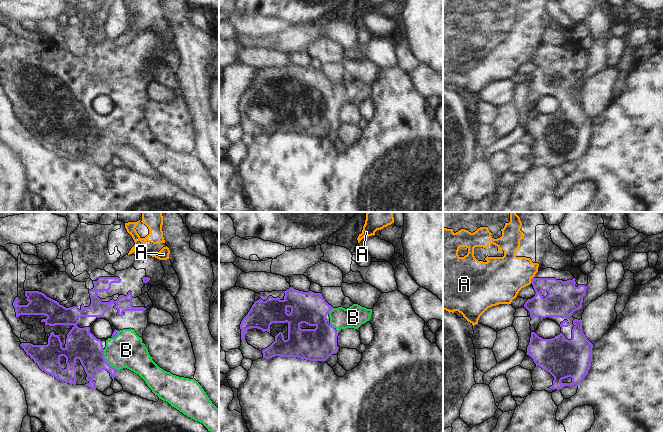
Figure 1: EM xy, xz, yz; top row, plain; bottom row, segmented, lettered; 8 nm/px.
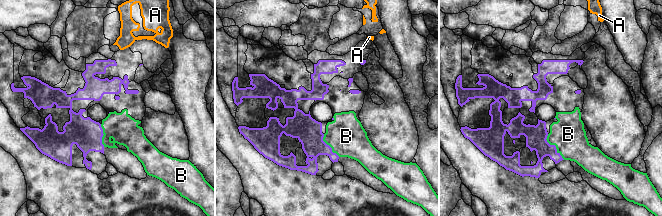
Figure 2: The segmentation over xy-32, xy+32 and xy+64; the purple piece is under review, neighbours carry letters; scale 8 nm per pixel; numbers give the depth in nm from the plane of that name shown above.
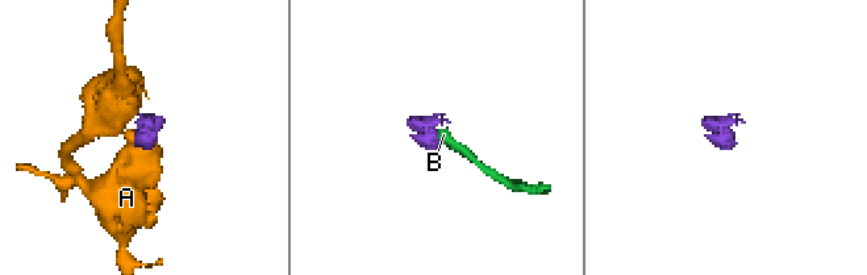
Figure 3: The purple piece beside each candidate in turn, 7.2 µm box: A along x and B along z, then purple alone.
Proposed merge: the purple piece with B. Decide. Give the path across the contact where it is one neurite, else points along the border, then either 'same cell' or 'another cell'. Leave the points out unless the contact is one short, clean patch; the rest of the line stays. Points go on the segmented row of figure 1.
across xy (80, 344), (97, 359), (105, 361), (126, 350) | same cell

